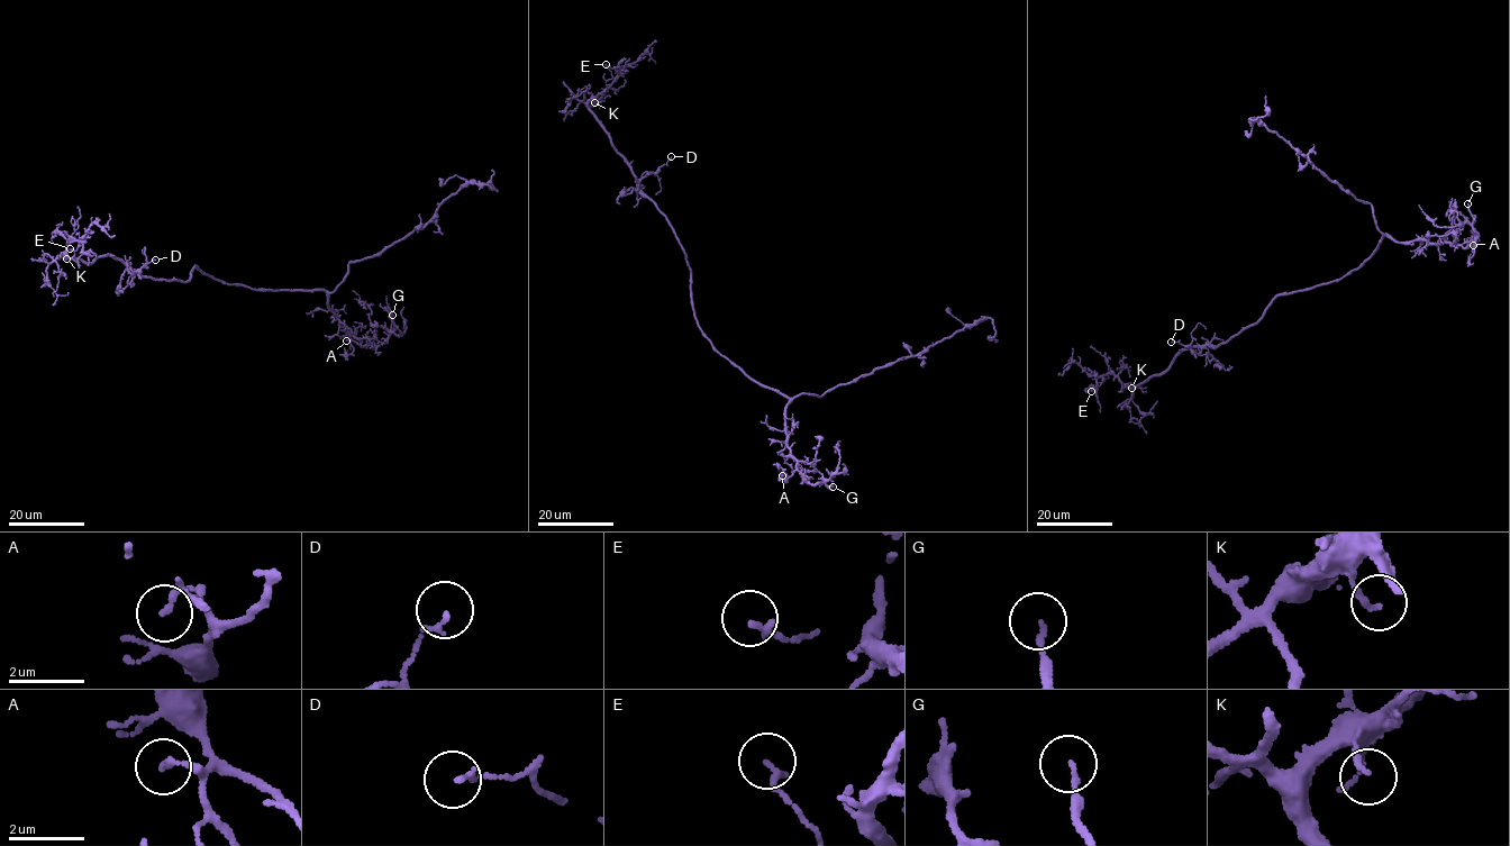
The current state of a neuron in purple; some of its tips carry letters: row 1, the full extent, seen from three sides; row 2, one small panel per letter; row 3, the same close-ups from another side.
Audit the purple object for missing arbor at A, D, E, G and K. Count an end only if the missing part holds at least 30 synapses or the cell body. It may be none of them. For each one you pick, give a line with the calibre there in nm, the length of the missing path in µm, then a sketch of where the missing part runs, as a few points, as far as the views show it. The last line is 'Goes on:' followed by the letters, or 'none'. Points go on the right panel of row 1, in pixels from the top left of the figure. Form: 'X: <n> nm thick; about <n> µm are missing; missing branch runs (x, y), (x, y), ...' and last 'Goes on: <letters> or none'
Goes on: none

